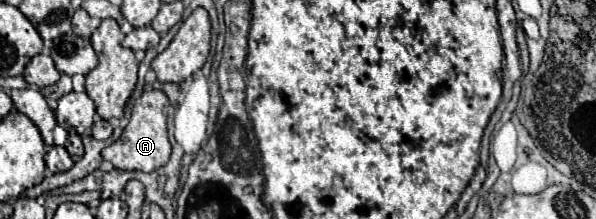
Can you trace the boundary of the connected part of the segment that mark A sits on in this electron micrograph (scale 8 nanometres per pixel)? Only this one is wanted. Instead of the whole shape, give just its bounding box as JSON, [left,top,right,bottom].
[102,90,172,172]

